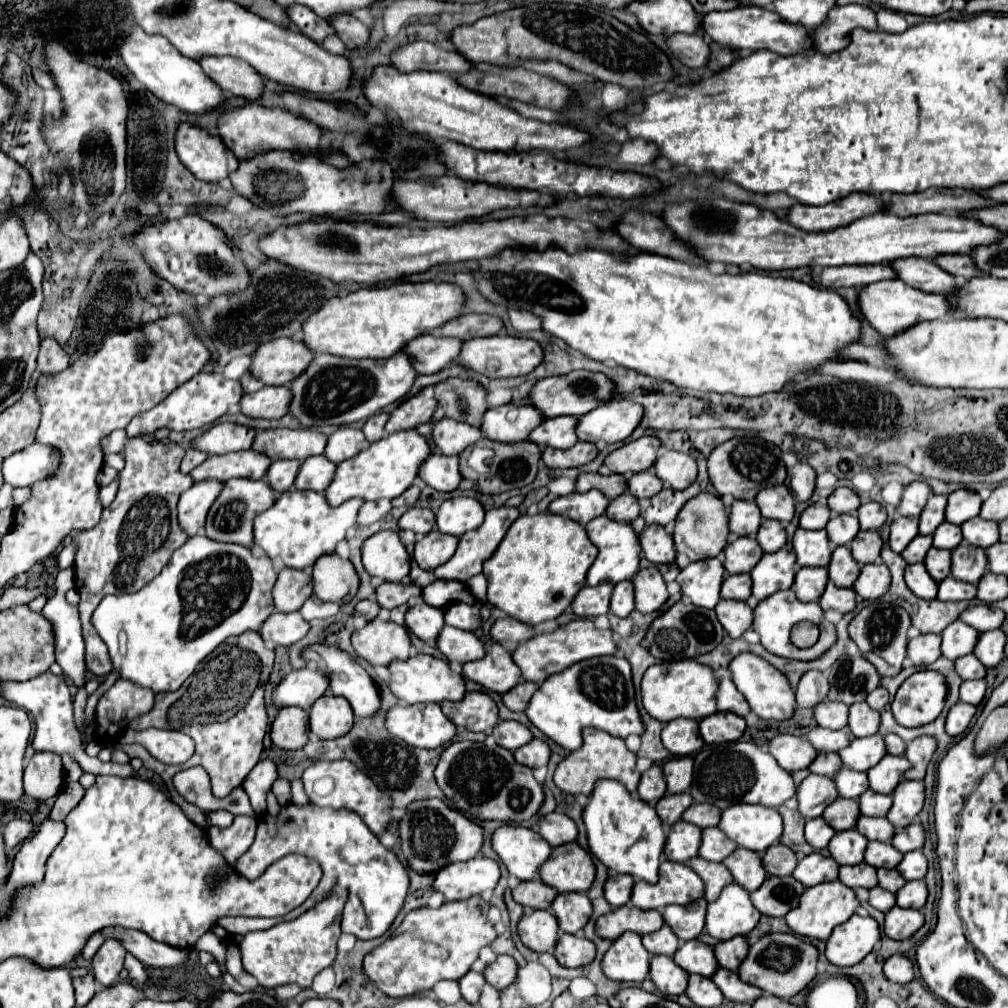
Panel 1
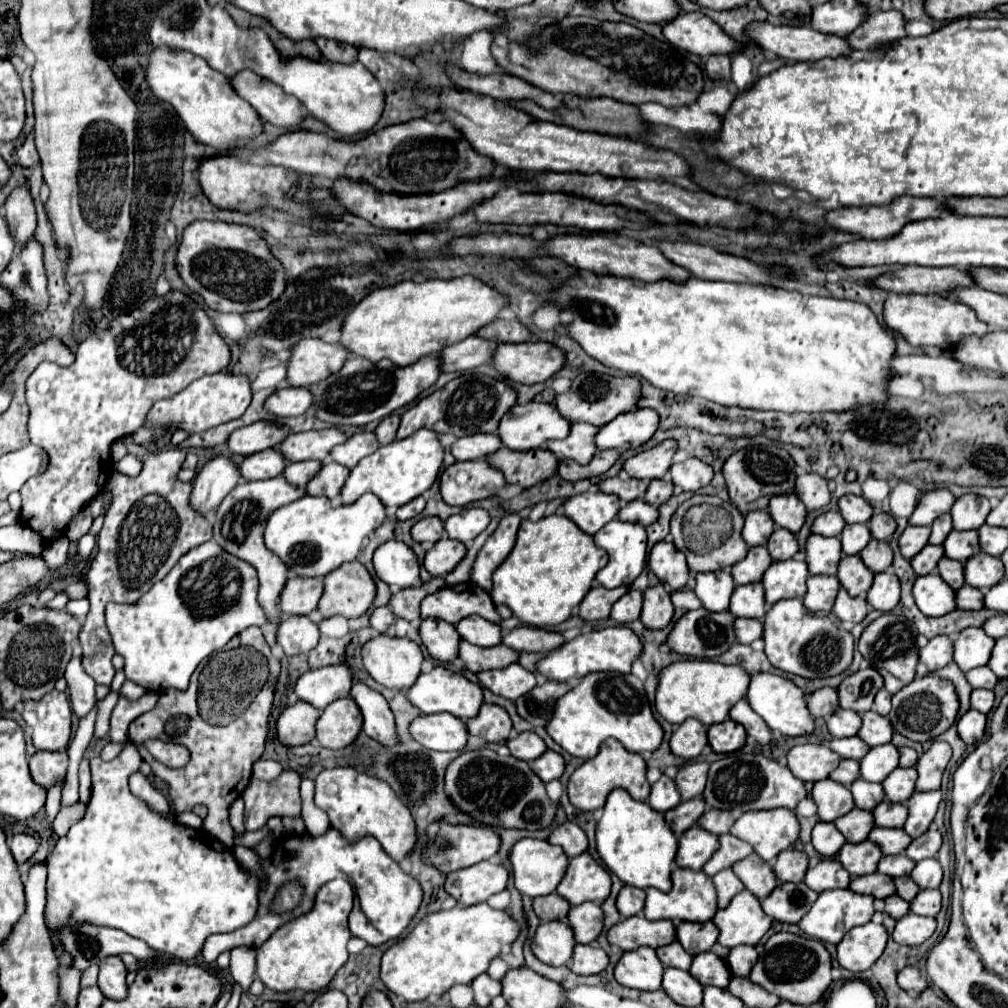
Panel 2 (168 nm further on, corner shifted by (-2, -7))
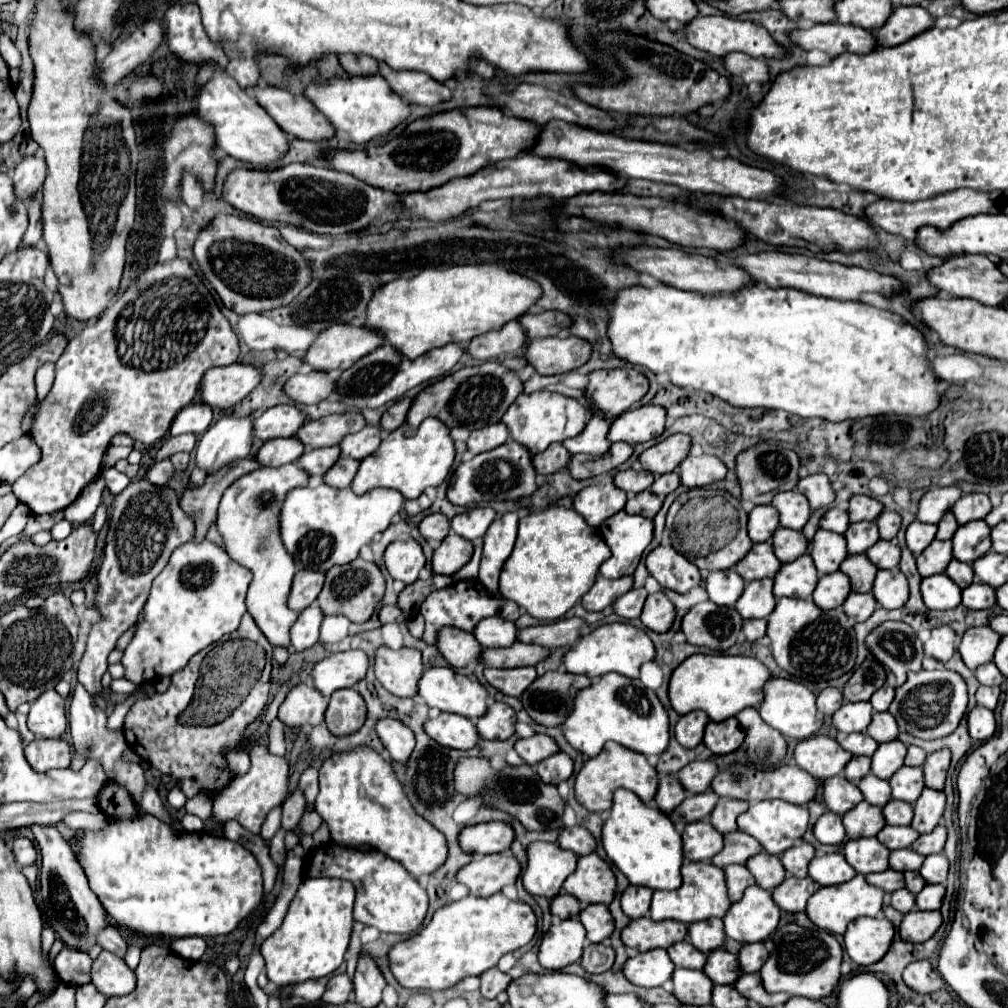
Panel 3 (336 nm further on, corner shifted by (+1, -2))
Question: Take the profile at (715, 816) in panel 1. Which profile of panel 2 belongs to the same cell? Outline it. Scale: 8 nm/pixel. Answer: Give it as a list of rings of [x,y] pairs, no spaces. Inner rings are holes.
[[[709,809],[701,815],[701,821],[697,821],[699,827],[703,827],[705,831],[713,833],[713,835],[723,835],[729,833],[731,825],[735,823],[735,819],[731,817],[731,813],[721,811],[721,809]]]

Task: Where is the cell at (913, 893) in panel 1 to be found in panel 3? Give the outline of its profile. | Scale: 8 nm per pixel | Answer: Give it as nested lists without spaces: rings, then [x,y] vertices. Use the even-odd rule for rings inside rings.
[[[926,884],[926,888],[916,896],[916,906],[920,910],[940,910],[946,888],[942,884]]]

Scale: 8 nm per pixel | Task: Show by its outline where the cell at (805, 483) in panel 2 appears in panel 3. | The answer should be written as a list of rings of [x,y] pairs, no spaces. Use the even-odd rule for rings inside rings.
[[[812,474],[812,476],[802,478],[802,480],[798,482],[796,490],[802,492],[802,494],[808,498],[812,510],[830,506],[830,504],[834,502],[834,496],[836,496],[826,474]]]

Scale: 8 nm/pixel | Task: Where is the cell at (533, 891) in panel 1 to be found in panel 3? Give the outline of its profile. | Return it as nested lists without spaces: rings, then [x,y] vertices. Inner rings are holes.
[[[560,894],[558,898],[552,898],[552,906],[550,906],[552,914],[560,920],[566,920],[566,918],[578,918],[578,912],[582,910],[582,904],[570,896],[570,894]]]

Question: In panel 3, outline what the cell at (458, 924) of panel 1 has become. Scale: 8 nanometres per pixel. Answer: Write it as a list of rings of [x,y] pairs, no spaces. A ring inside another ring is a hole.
[[[504,894],[490,898],[466,896],[446,904],[416,936],[398,942],[390,950],[390,968],[396,980],[410,990],[446,990],[466,976],[480,976],[498,960],[528,944],[536,934],[536,914],[530,904],[510,900]]]

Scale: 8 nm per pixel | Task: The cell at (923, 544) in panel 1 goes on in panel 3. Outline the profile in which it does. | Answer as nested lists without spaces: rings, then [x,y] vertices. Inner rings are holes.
[[[934,540],[922,554],[918,554],[918,572],[922,578],[946,572],[946,564],[952,560],[952,544]]]

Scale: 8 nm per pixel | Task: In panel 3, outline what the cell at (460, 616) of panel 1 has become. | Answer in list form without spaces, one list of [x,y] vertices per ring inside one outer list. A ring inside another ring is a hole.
[[[484,618],[480,620],[480,624],[474,630],[476,640],[484,646],[484,648],[508,648],[510,644],[514,644],[518,638],[518,628],[514,622],[510,620],[502,620],[502,618]]]

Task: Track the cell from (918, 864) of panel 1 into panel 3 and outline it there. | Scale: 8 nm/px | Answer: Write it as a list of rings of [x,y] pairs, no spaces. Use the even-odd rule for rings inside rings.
[[[930,854],[926,856],[926,862],[922,864],[920,874],[926,878],[928,884],[942,884],[946,882],[948,868],[950,868],[950,862],[944,854]]]

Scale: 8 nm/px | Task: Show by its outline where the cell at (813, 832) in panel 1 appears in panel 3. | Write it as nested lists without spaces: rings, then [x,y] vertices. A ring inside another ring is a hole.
[[[824,812],[814,824],[814,836],[822,844],[842,844],[846,836],[842,816],[834,812]]]

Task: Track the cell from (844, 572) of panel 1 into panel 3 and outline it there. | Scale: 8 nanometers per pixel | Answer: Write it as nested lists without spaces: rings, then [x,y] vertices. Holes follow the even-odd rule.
[[[858,554],[858,556],[848,556],[840,570],[852,580],[852,590],[854,592],[870,592],[874,586],[874,578],[878,568],[868,560],[866,554]]]

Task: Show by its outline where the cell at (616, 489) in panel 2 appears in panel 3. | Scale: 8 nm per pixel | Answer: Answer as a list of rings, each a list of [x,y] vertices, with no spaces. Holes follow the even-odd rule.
[[[624,470],[624,472],[618,472],[616,478],[614,478],[616,486],[624,492],[644,492],[652,486],[654,482],[654,474],[648,472],[648,470]]]

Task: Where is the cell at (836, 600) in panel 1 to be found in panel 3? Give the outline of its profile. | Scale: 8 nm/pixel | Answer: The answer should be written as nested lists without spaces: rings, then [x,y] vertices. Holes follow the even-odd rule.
[[[852,592],[846,598],[846,602],[844,602],[842,608],[844,608],[844,612],[846,612],[848,618],[852,618],[856,622],[864,622],[864,620],[868,620],[874,614],[876,606],[878,606],[878,602],[876,602],[874,594],[870,594],[870,592],[868,594]]]

